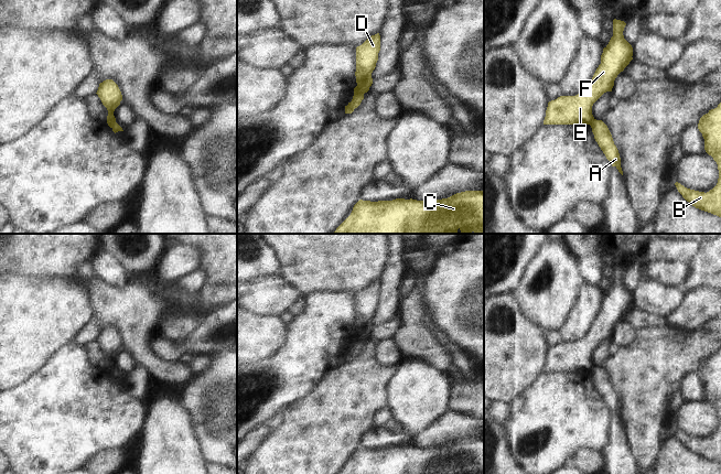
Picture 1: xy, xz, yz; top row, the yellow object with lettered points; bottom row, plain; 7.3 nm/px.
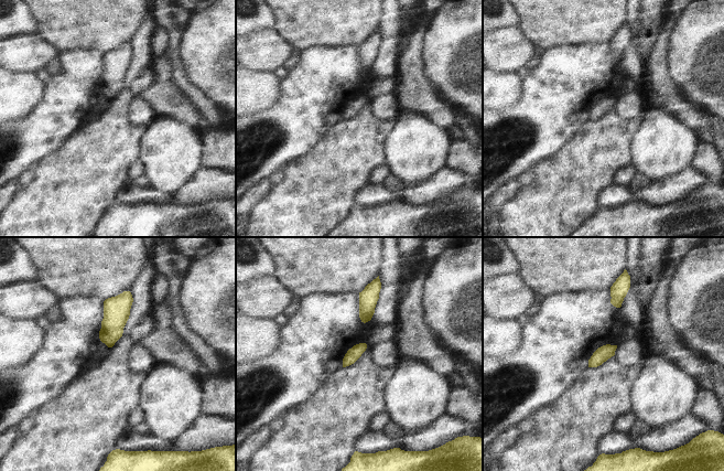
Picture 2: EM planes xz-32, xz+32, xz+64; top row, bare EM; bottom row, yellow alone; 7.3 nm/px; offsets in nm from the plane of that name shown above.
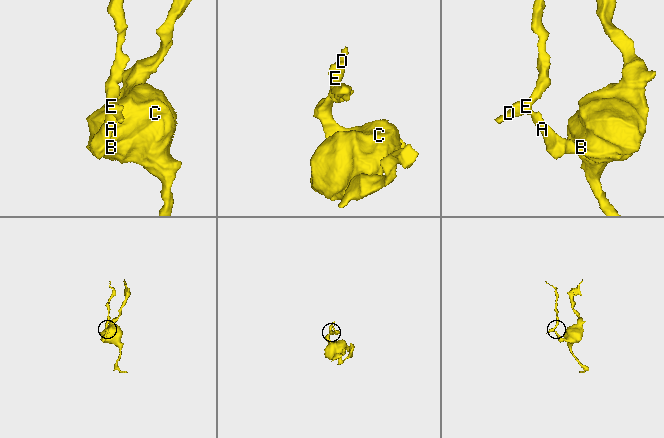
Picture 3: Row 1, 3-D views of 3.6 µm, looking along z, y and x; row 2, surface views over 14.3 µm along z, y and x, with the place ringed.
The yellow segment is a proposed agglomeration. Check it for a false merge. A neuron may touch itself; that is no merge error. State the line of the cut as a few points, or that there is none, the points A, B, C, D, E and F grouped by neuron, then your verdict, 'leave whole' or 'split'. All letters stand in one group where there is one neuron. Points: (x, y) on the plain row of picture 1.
xz (363, 341), (354, 342) | A B C / D E F | split

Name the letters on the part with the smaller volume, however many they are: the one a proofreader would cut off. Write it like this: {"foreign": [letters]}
{"foreign": ["D", "E", "F"]}

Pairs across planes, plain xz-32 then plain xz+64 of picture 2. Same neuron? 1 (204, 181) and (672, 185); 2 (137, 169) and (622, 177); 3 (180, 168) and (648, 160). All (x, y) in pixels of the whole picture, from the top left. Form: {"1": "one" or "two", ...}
{"1": "one", "2": "one", "3": "one"}

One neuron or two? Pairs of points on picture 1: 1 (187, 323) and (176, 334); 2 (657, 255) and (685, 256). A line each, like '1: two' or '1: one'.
1: one
2: one

